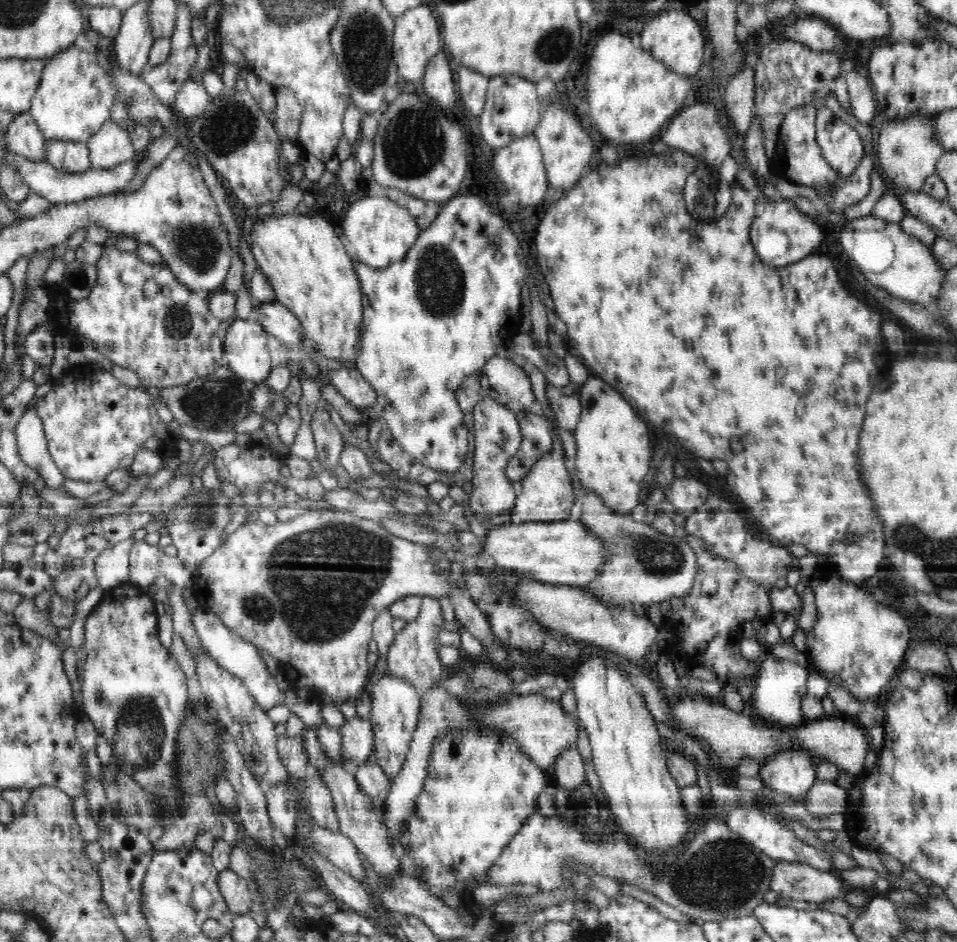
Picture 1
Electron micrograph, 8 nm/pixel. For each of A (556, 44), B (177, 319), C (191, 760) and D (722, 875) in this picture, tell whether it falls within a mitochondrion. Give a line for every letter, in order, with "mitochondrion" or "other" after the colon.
A: mitochondrion
B: mitochondrion
C: mitochondrion
D: mitochondrion

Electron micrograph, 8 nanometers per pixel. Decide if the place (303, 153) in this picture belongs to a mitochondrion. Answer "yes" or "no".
no

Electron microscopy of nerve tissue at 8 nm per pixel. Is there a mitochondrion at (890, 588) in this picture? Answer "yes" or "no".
yes

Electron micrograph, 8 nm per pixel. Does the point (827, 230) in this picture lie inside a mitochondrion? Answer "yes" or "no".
no

